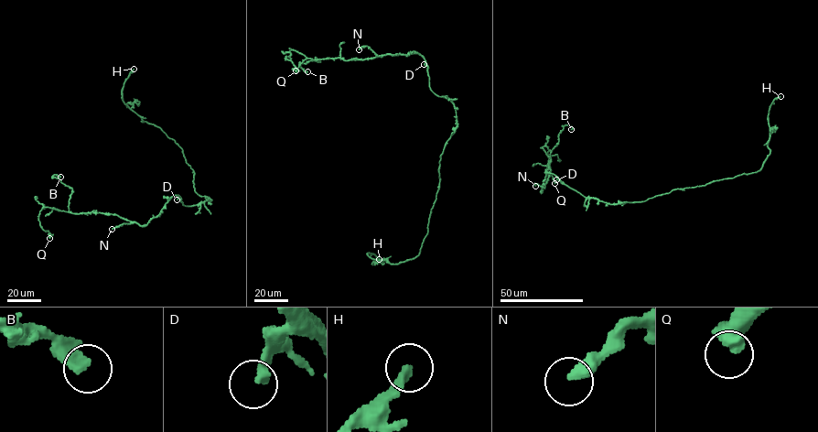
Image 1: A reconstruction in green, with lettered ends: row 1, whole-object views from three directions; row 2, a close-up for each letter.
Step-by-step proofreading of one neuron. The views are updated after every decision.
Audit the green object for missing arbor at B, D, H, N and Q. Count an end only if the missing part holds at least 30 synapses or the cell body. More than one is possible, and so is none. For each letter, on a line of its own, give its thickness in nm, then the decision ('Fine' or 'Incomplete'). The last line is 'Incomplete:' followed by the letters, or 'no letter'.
B: Thickness 320 nm. Fine
D: Thickness 400 nm. Fine
H: Thickness 260 nm. Incomplete
N: Thickness 360 nm. Fine
Q: Thickness 550 nm. Fine
Incomplete: H

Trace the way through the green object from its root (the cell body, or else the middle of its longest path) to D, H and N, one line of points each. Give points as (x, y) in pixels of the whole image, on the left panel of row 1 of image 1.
D: (209, 201), (188, 206), (182, 204), (179, 197), (177, 199)
H: (209, 201), (210, 199), (195, 190), (194, 171), (175, 140), (143, 120), (123, 101), (123, 84), (134, 69)
N: (209, 201), (186, 206), (180, 198), (173, 196), (161, 212), (146, 224), (132, 222), (112, 229)

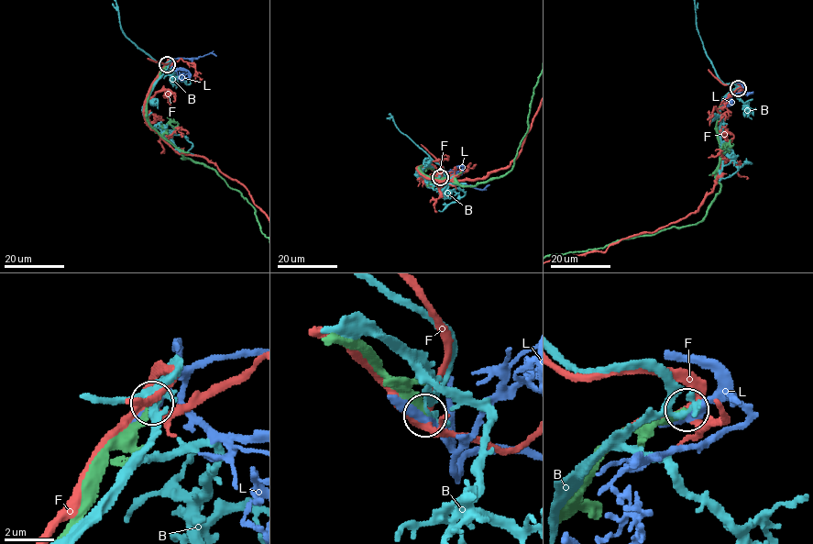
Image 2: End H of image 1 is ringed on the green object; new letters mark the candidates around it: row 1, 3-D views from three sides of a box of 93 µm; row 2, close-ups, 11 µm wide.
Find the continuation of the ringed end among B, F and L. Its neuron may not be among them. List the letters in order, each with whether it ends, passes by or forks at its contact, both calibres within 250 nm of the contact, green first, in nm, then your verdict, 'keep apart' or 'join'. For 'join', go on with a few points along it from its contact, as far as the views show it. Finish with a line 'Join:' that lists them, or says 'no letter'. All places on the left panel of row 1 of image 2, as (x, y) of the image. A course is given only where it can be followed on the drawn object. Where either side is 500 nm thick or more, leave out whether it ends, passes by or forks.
B: it forks; calibres 320 and 190 nm; keep apart
F: it forks; calibres 280 and 320 nm; keep apart
L: it passes by; calibres 380 and 320 nm; keep apart
Join: no letter

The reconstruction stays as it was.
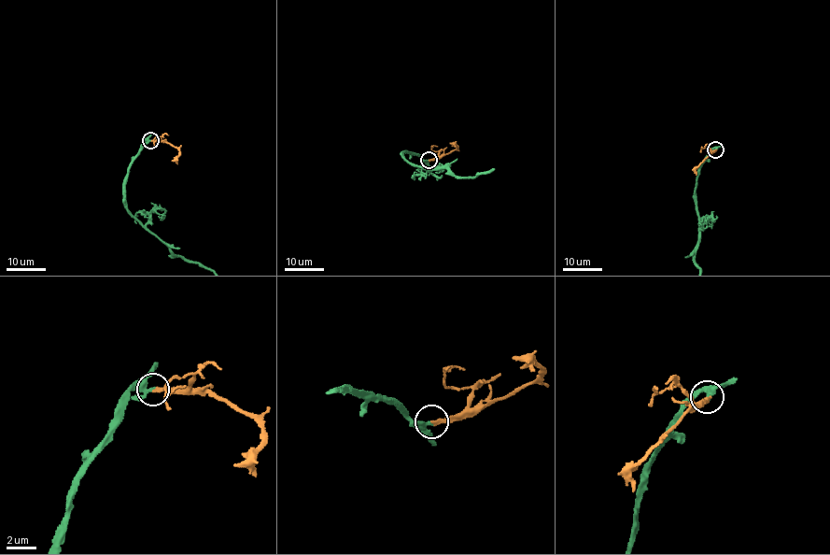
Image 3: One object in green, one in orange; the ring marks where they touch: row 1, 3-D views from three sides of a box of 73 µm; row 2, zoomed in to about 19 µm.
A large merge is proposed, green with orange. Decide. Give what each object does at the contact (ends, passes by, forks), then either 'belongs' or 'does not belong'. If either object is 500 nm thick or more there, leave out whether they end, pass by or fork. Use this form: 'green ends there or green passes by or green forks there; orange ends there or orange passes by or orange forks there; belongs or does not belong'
green passes by; orange ends there; belongs

